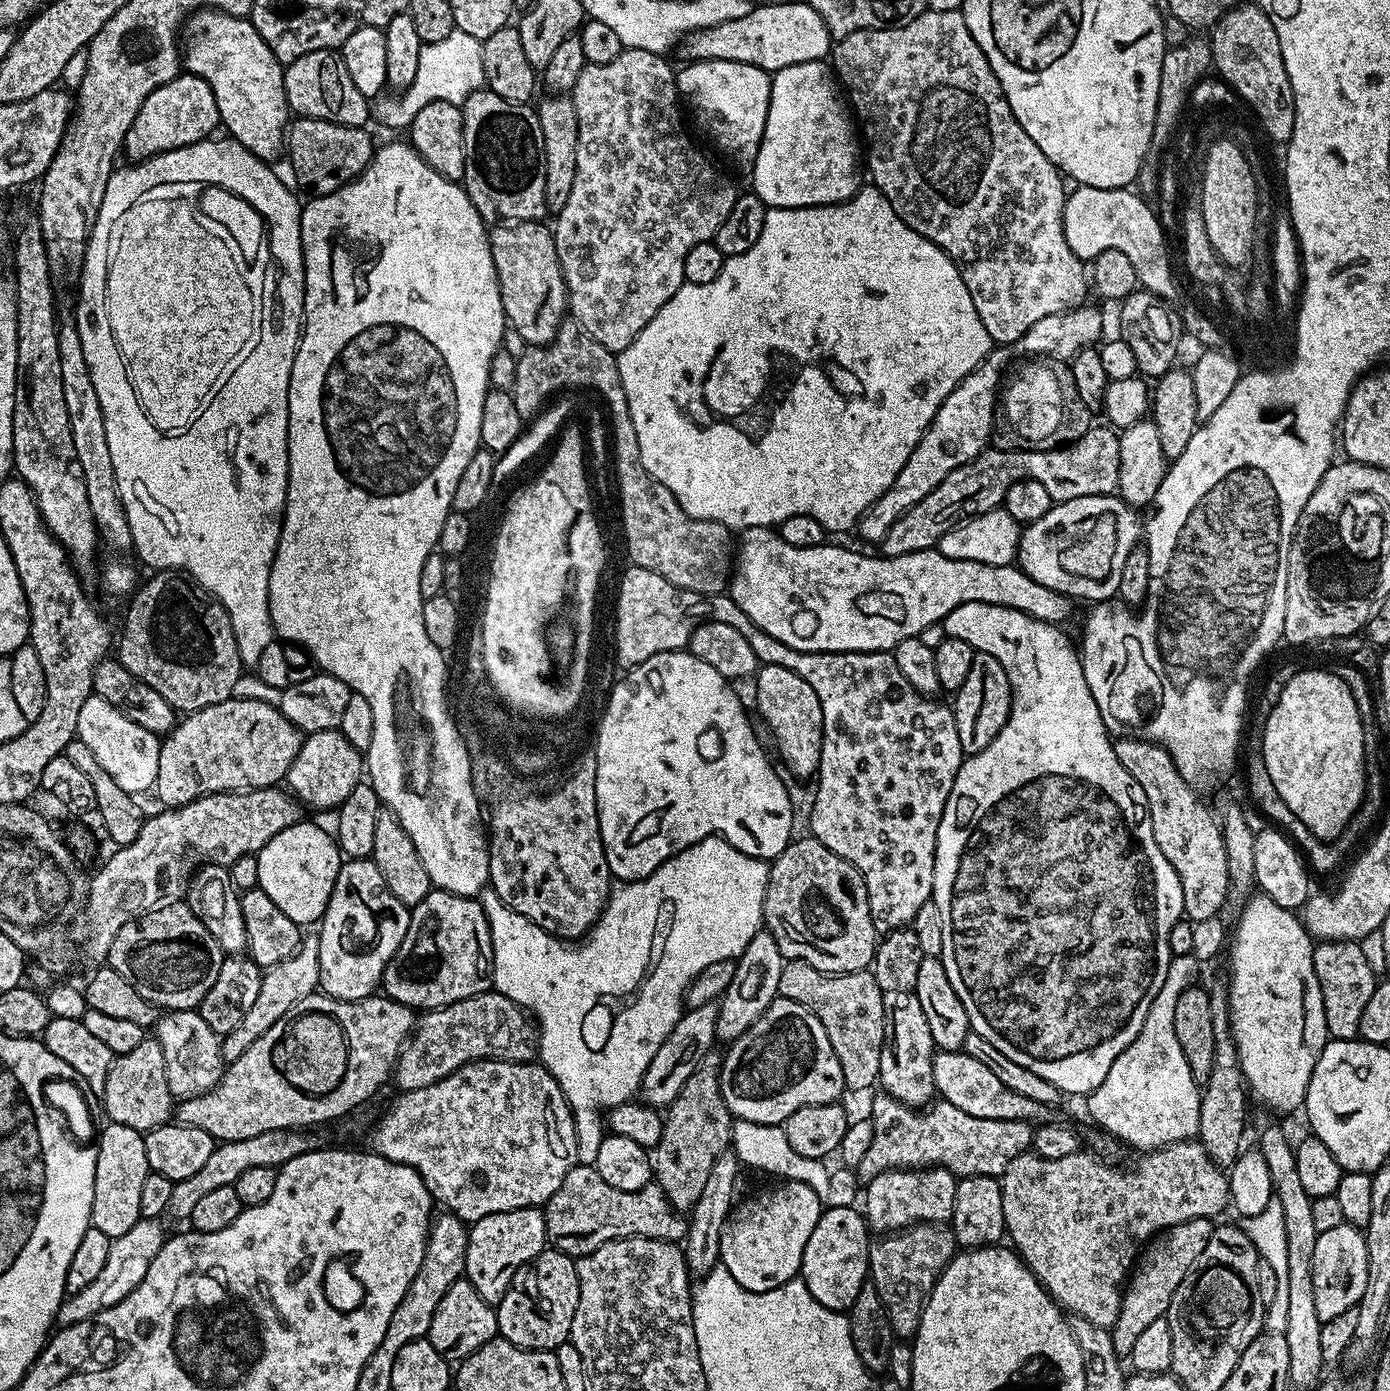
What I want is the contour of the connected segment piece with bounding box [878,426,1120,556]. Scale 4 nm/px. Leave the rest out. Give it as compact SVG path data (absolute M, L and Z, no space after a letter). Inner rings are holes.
M1111 426L1104 428L1089 427L1088 431L1076 440L1065 443L1065 448L1044 448L1048 446L1032 446L1029 452L1007 452L1004 448L989 446L979 452L970 462L958 466L922 502L908 508L906 514L902 514L890 526L884 540L881 540L878 548L883 555L901 556L902 554L914 554L915 552L926 552L937 547L939 540L952 528L958 527L971 517L993 512L995 508L1003 505L1006 498L1006 490L1014 486L1014 482L1033 480L1040 483L1050 494L1052 501L1064 501L1074 498L1086 498L1087 495L1111 496L1118 489L1118 474L1120 473L1120 437L1117 429Z

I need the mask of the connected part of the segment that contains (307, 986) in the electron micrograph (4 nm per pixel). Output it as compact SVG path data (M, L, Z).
M305 935L301 939L300 947L290 958L278 962L263 973L254 1006L250 1006L246 1018L242 1018L242 1022L238 1022L238 1026L234 1026L234 1030L223 1037L225 1061L231 1062L242 1058L242 1054L246 1054L246 1050L250 1050L250 1046L254 1046L254 1042L258 1042L258 1038L262 1038L262 1034L266 1034L266 1030L270 1030L270 1026L274 1026L274 1022L278 1022L278 1018L282 1018L282 1014L286 1014L286 1010L294 1006L294 1002L313 995L320 988L319 949L319 935Z

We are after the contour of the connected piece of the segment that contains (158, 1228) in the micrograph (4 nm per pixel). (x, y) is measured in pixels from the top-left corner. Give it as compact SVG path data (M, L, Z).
M142 1218L134 1226L130 1226L130 1230L126 1230L126 1234L115 1237L110 1246L110 1255L106 1257L106 1266L102 1266L98 1278L94 1278L94 1282L90 1282L90 1286L86 1286L86 1290L73 1292L65 1299L56 1312L56 1324L60 1326L81 1324L84 1320L91 1320L102 1310L122 1302L122 1298L126 1298L126 1294L130 1294L138 1286L138 1282L142 1282L142 1278L146 1278L146 1270L150 1266L150 1262L154 1262L158 1250L162 1250L166 1231L164 1232L160 1223L159 1219Z

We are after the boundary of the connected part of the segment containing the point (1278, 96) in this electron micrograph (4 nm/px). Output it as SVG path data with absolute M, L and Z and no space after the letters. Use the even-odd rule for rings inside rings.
M1237 3L1218 23L1210 29L1210 43L1212 45L1212 63L1215 71L1220 71L1219 79L1232 89L1237 97L1240 96L1252 107L1254 115L1260 119L1264 132L1272 140L1286 142L1294 134L1294 94L1290 86L1290 78L1286 74L1286 62L1282 58L1282 46L1278 42L1278 30L1274 30L1274 22L1263 10L1259 3Z

